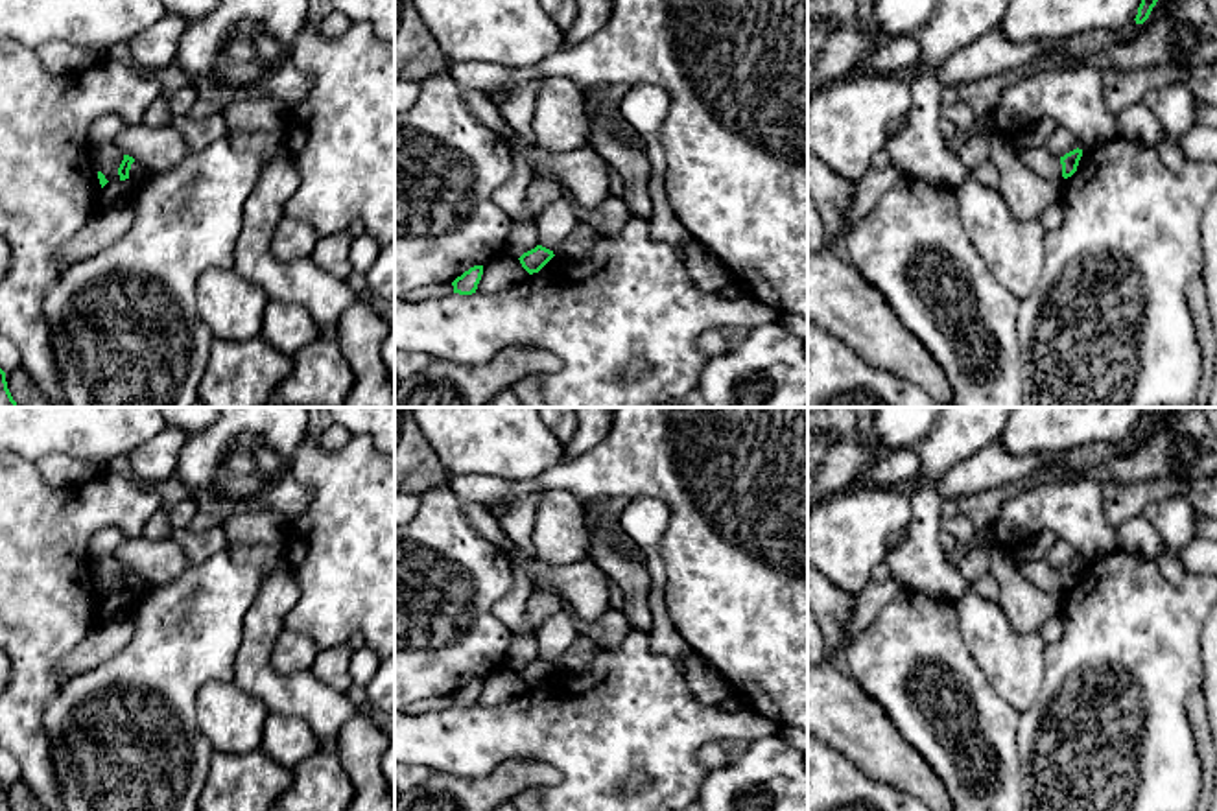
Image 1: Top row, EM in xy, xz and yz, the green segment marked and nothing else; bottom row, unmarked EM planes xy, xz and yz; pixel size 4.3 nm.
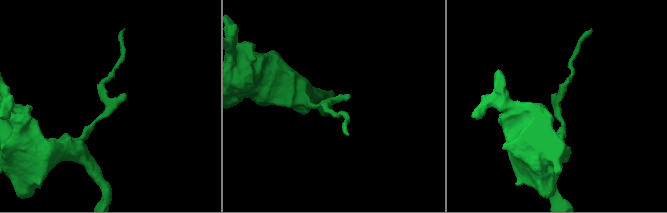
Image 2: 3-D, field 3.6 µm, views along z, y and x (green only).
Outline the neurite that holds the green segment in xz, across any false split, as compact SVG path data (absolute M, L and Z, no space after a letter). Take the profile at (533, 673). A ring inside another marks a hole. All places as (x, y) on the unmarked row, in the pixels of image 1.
M537 658L535 662L524 665L518 673L522 676L522 680L533 688L538 686L551 671L553 671L553 664Z

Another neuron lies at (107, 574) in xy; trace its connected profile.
M107 558L94 564L96 582L101 584L109 595L120 594L118 581L122 573L124 566L116 558Z

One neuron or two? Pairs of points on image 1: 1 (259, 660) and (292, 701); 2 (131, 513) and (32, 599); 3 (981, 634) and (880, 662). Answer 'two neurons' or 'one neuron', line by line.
1: one neuron
2: one neuron
3: two neurons

